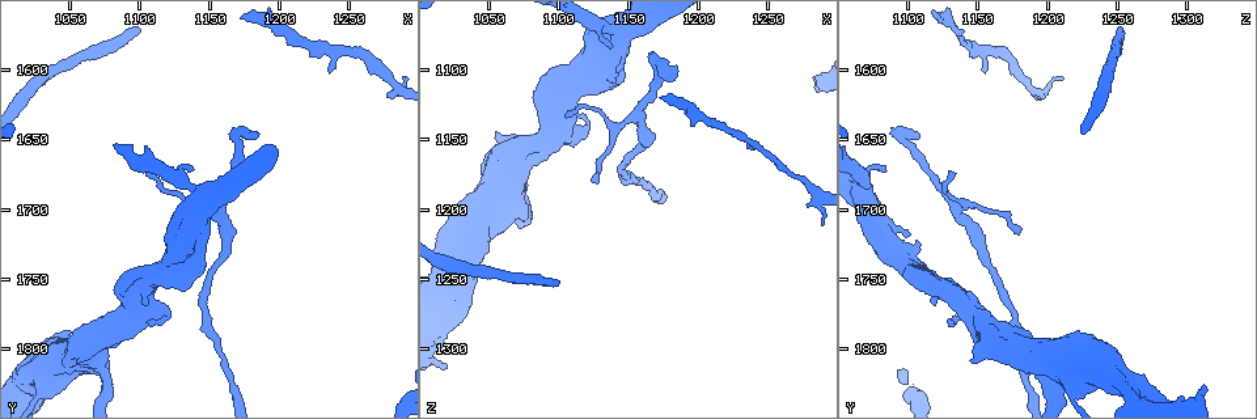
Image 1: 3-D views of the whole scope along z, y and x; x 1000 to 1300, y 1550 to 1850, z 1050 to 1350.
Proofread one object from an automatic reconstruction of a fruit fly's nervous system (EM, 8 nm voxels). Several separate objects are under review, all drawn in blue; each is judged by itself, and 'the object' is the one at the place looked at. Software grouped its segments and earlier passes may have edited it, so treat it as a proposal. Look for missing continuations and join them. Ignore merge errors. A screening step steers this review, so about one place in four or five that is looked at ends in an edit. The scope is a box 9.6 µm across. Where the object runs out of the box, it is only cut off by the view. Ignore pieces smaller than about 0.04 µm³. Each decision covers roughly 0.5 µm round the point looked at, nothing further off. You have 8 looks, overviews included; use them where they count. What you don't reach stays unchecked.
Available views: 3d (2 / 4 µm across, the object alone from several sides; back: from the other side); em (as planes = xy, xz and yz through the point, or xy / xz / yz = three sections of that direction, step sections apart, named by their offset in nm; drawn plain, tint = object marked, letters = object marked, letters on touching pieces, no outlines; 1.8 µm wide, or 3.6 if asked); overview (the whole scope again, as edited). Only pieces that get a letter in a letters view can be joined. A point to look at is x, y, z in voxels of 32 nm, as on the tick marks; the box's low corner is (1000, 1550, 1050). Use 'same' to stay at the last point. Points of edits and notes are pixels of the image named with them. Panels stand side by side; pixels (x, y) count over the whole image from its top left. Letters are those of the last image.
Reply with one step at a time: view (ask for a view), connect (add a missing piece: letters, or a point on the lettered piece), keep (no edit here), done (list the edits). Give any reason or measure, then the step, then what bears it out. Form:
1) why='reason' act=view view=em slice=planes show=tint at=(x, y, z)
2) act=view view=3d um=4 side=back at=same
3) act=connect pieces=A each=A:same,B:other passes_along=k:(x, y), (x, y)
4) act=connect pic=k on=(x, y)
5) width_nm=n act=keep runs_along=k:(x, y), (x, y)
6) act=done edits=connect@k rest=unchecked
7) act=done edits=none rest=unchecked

act=view view=em slice=planes show=letters at=(1056, 1808, 1144)

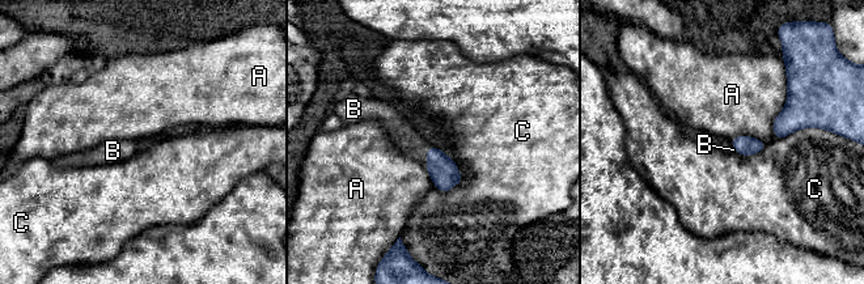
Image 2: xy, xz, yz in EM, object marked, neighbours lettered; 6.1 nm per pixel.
act=connect pieces=B each=A:other,B:same,C:other passes_along=2:(443, 170), (427, 155), (405, 135) found='the neuron continues'

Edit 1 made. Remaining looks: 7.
act=view view=overview

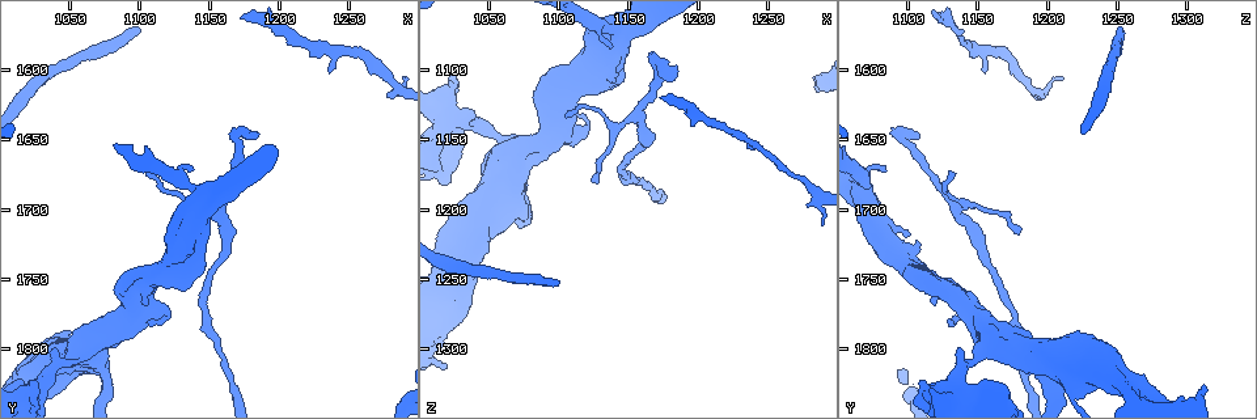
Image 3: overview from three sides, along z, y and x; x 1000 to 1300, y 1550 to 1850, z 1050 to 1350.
why='end of a long branch' act=view view=em slice=xz step=4 show=letters at=(1100, 1570, 1254)

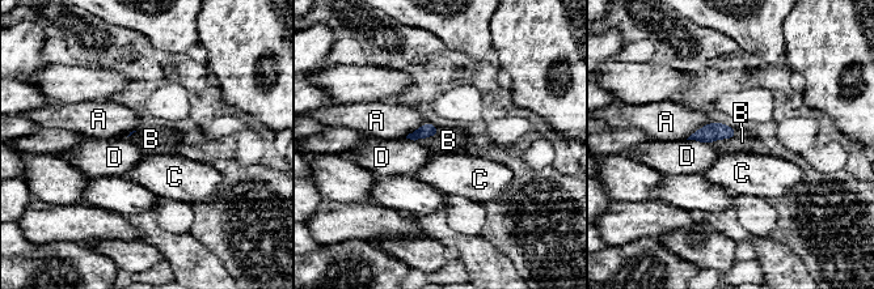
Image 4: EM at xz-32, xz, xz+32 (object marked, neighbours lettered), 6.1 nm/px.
why='cut it another way' act=view view=em slice=planes show=letters at=same

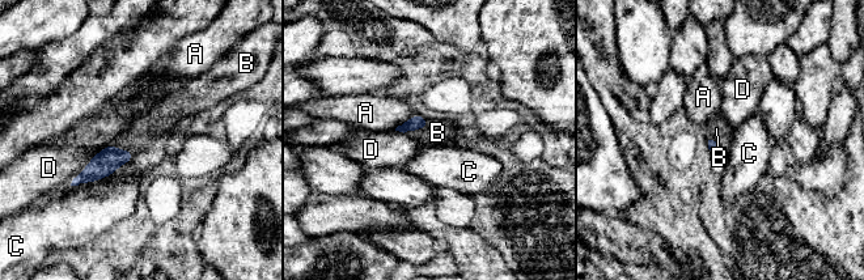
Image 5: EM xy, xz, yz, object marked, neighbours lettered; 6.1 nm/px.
act=connect pieces=B each=A:other,B:same,C:other,D:other passes_along=5:(712, 145), (715, 143), (716, 128) found='the neuron continues'

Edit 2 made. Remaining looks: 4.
act=view view=overview

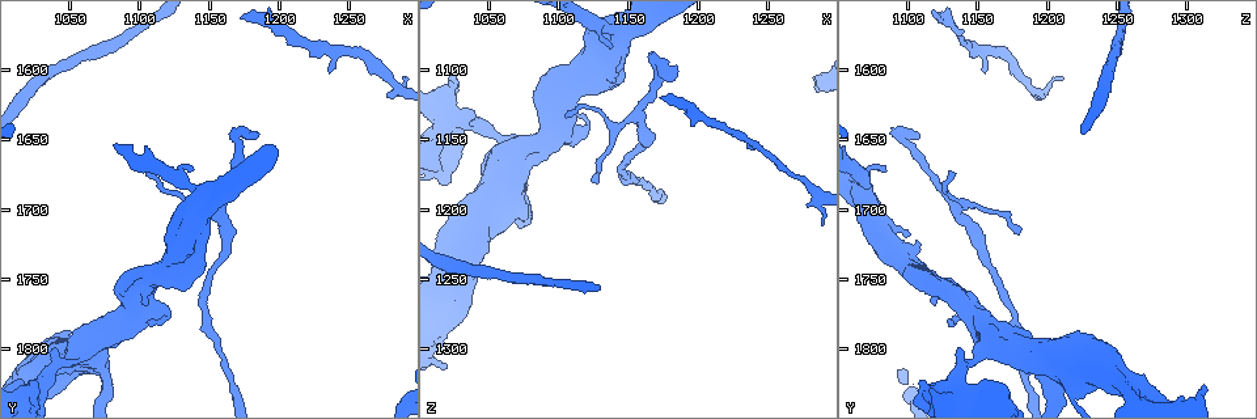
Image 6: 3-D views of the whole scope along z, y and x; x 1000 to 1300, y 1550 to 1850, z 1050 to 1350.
why='free end' act=view view=em slice=planes show=plain at=(1144, 1716, 1096)

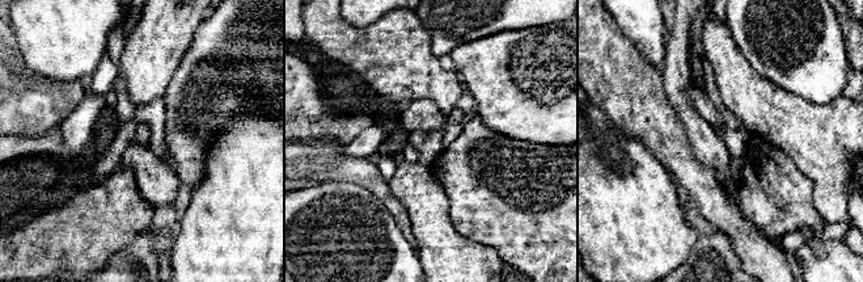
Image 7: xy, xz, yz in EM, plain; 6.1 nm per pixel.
why='see the neighbours' act=view view=em slice=planes show=letters at=same

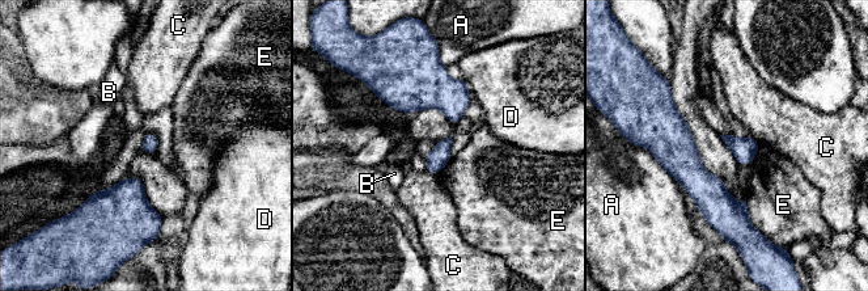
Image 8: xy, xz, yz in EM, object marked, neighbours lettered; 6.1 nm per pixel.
act=keep each=A:other,B:other,C:other,D:other,E:other border=8:(745, 197), (749, 222), (761, 232) found='no lettered piece goes on from it'

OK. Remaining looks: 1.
act=done edits=connect@2,connect@5 rest=unchecked

